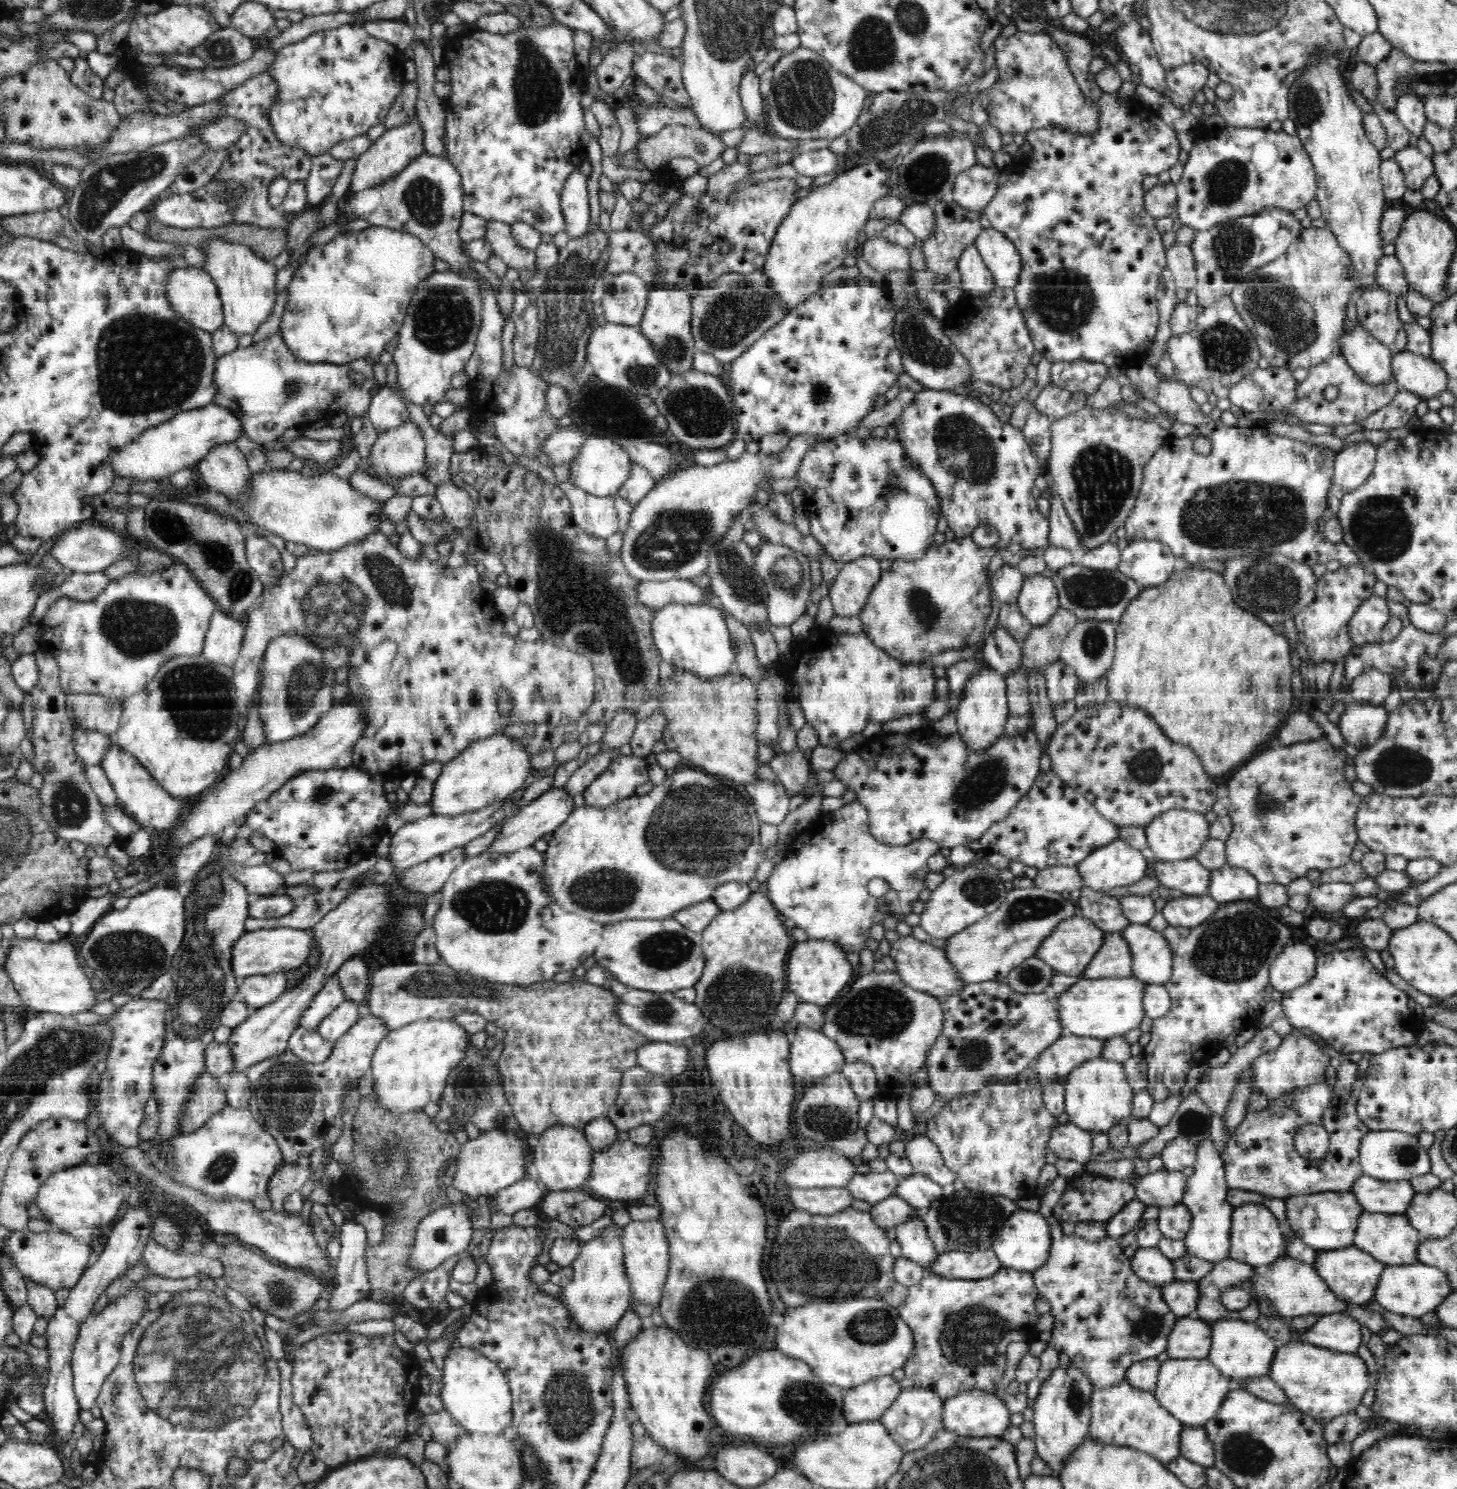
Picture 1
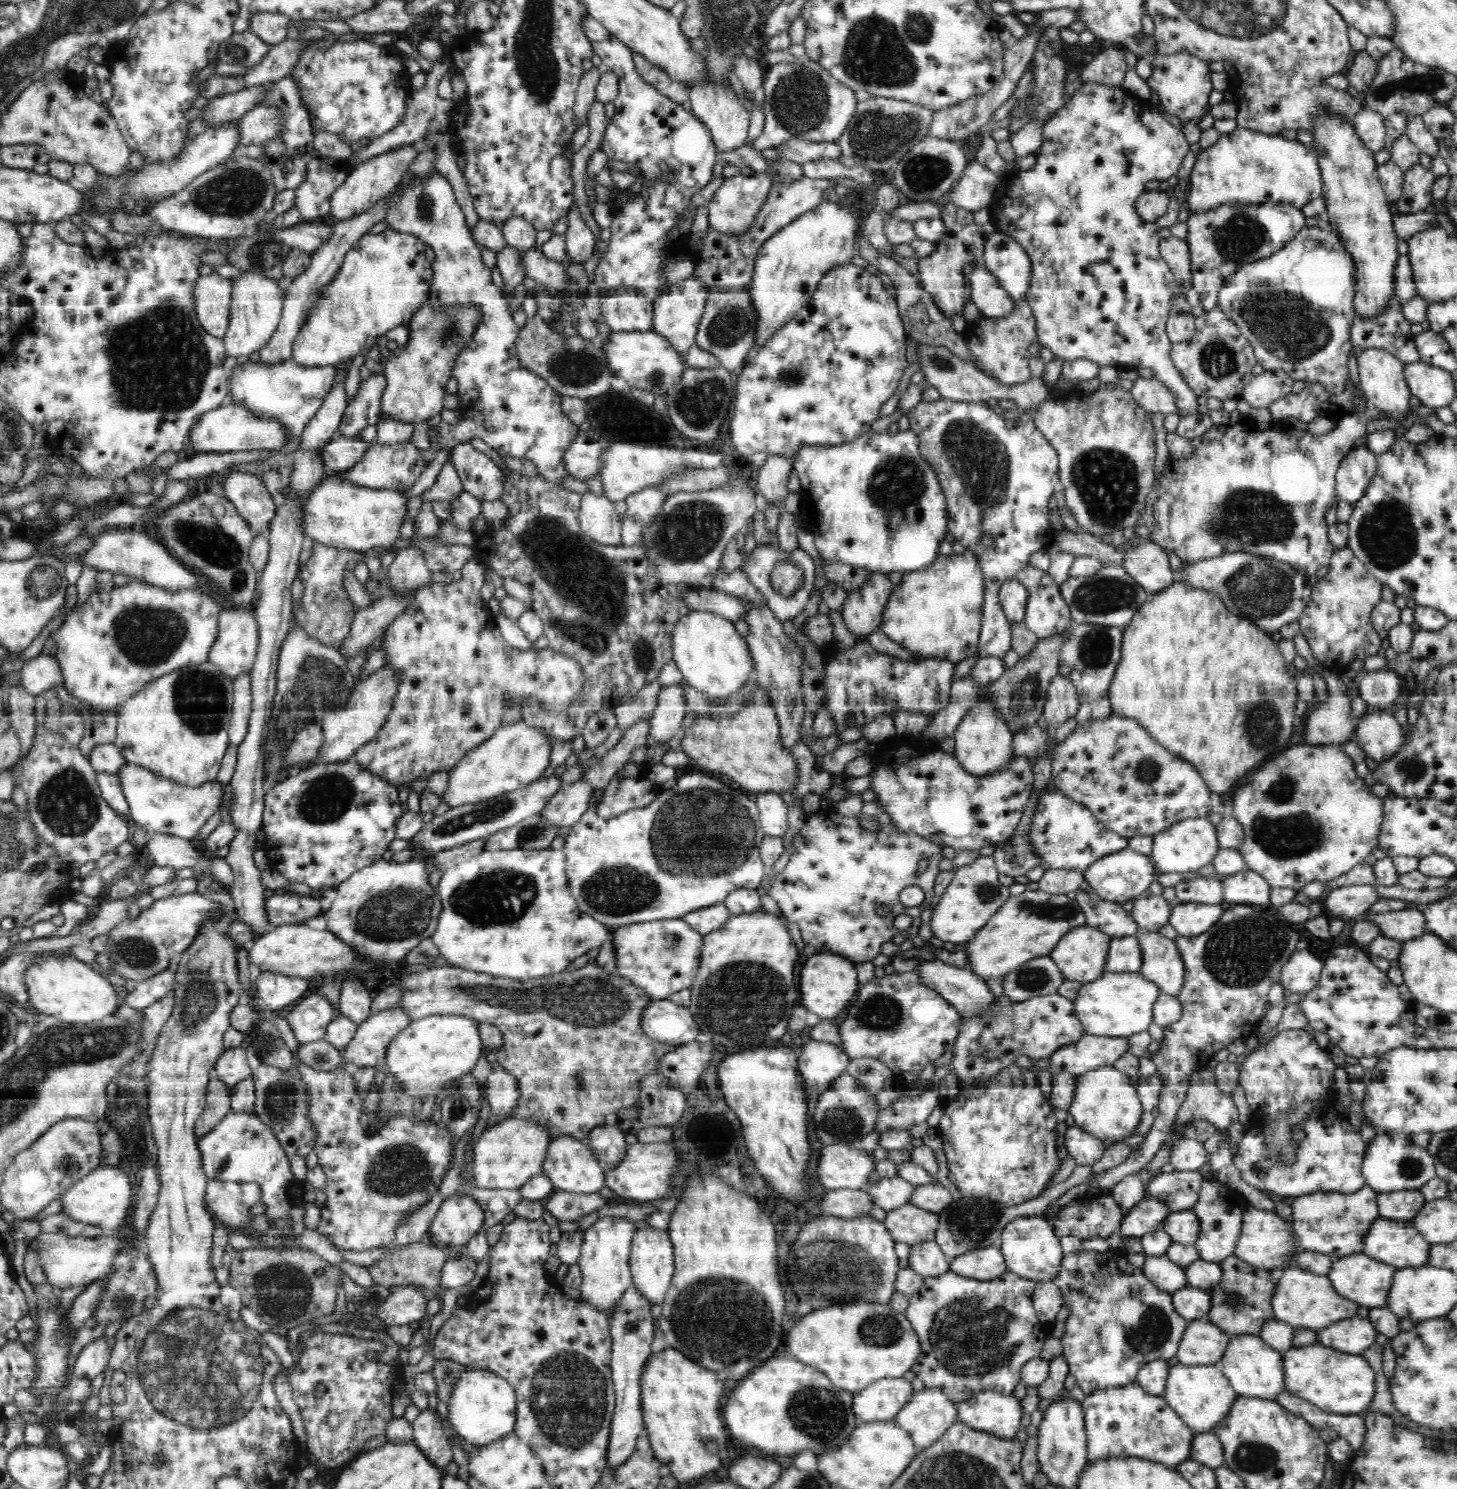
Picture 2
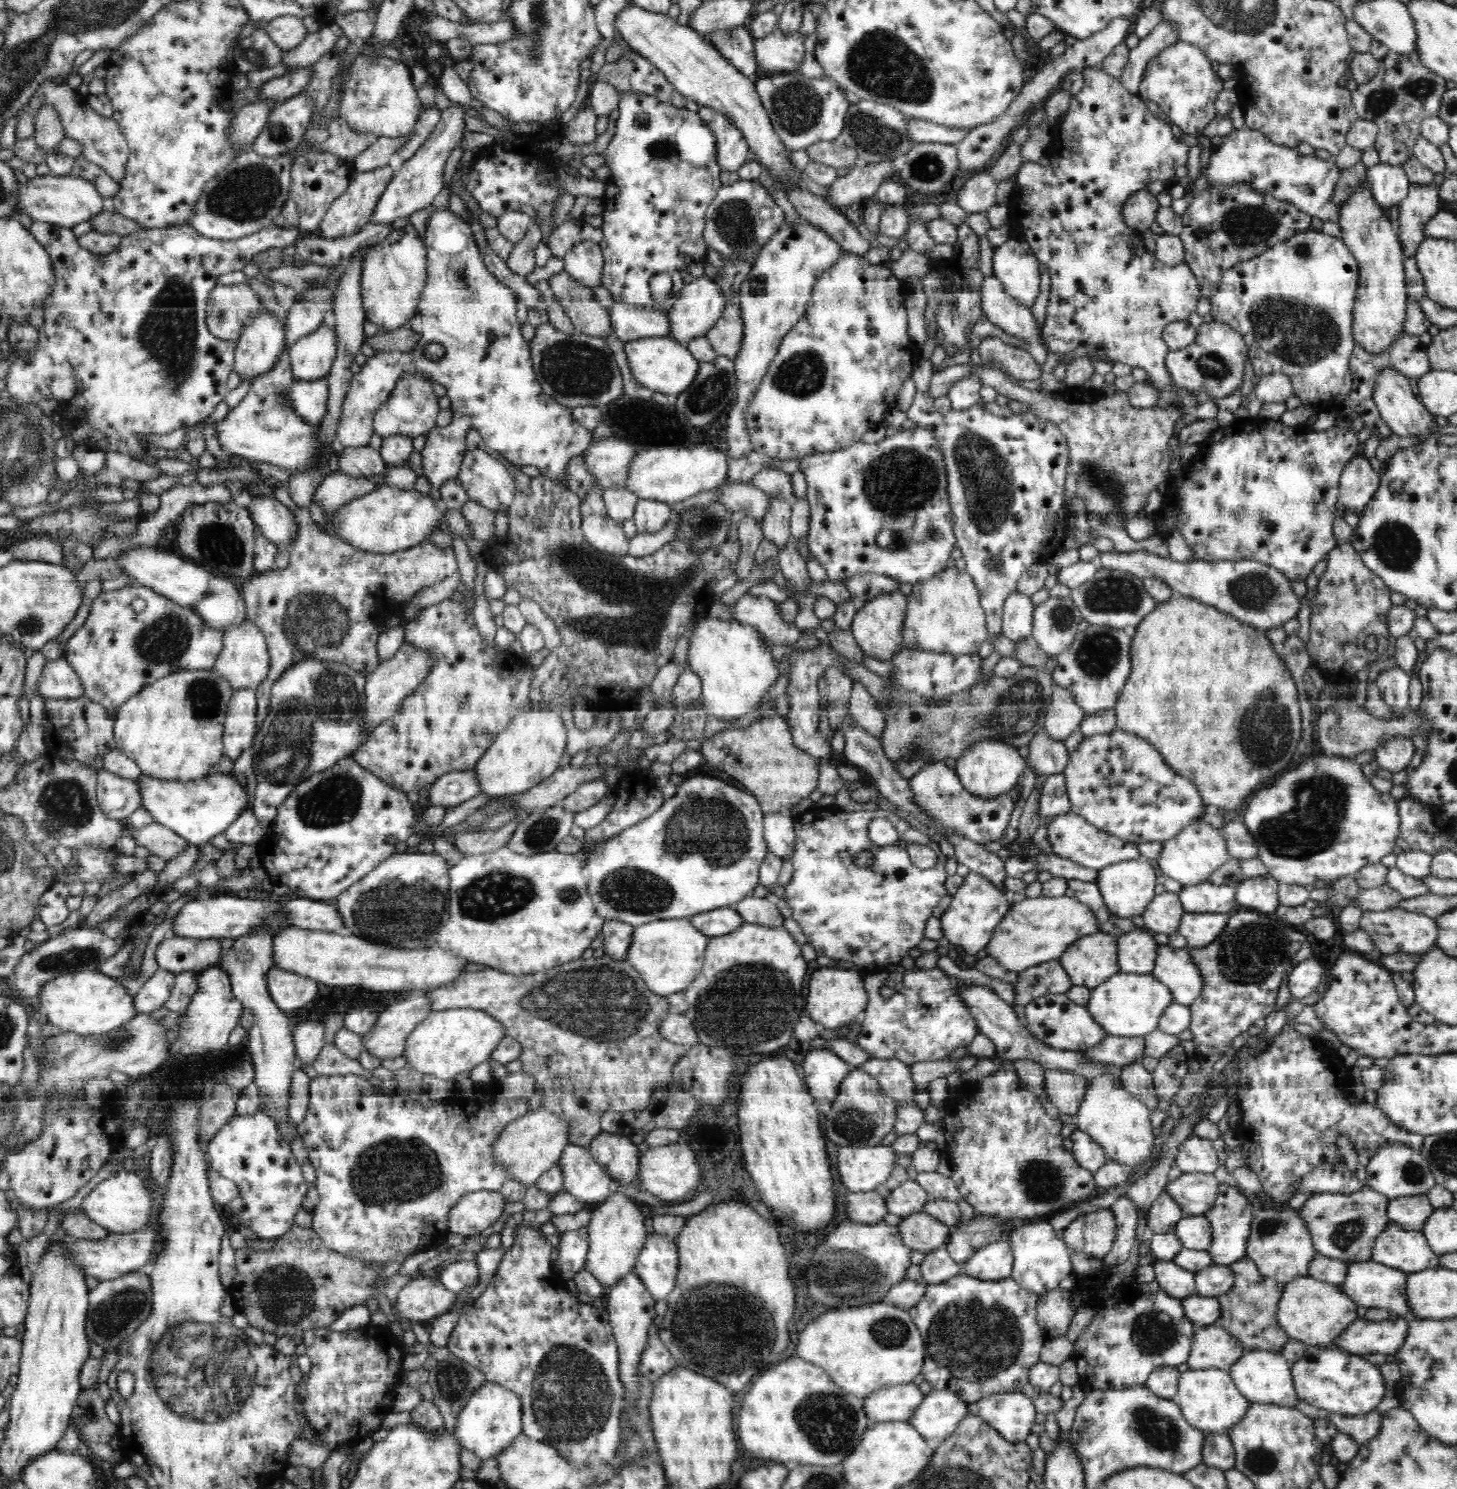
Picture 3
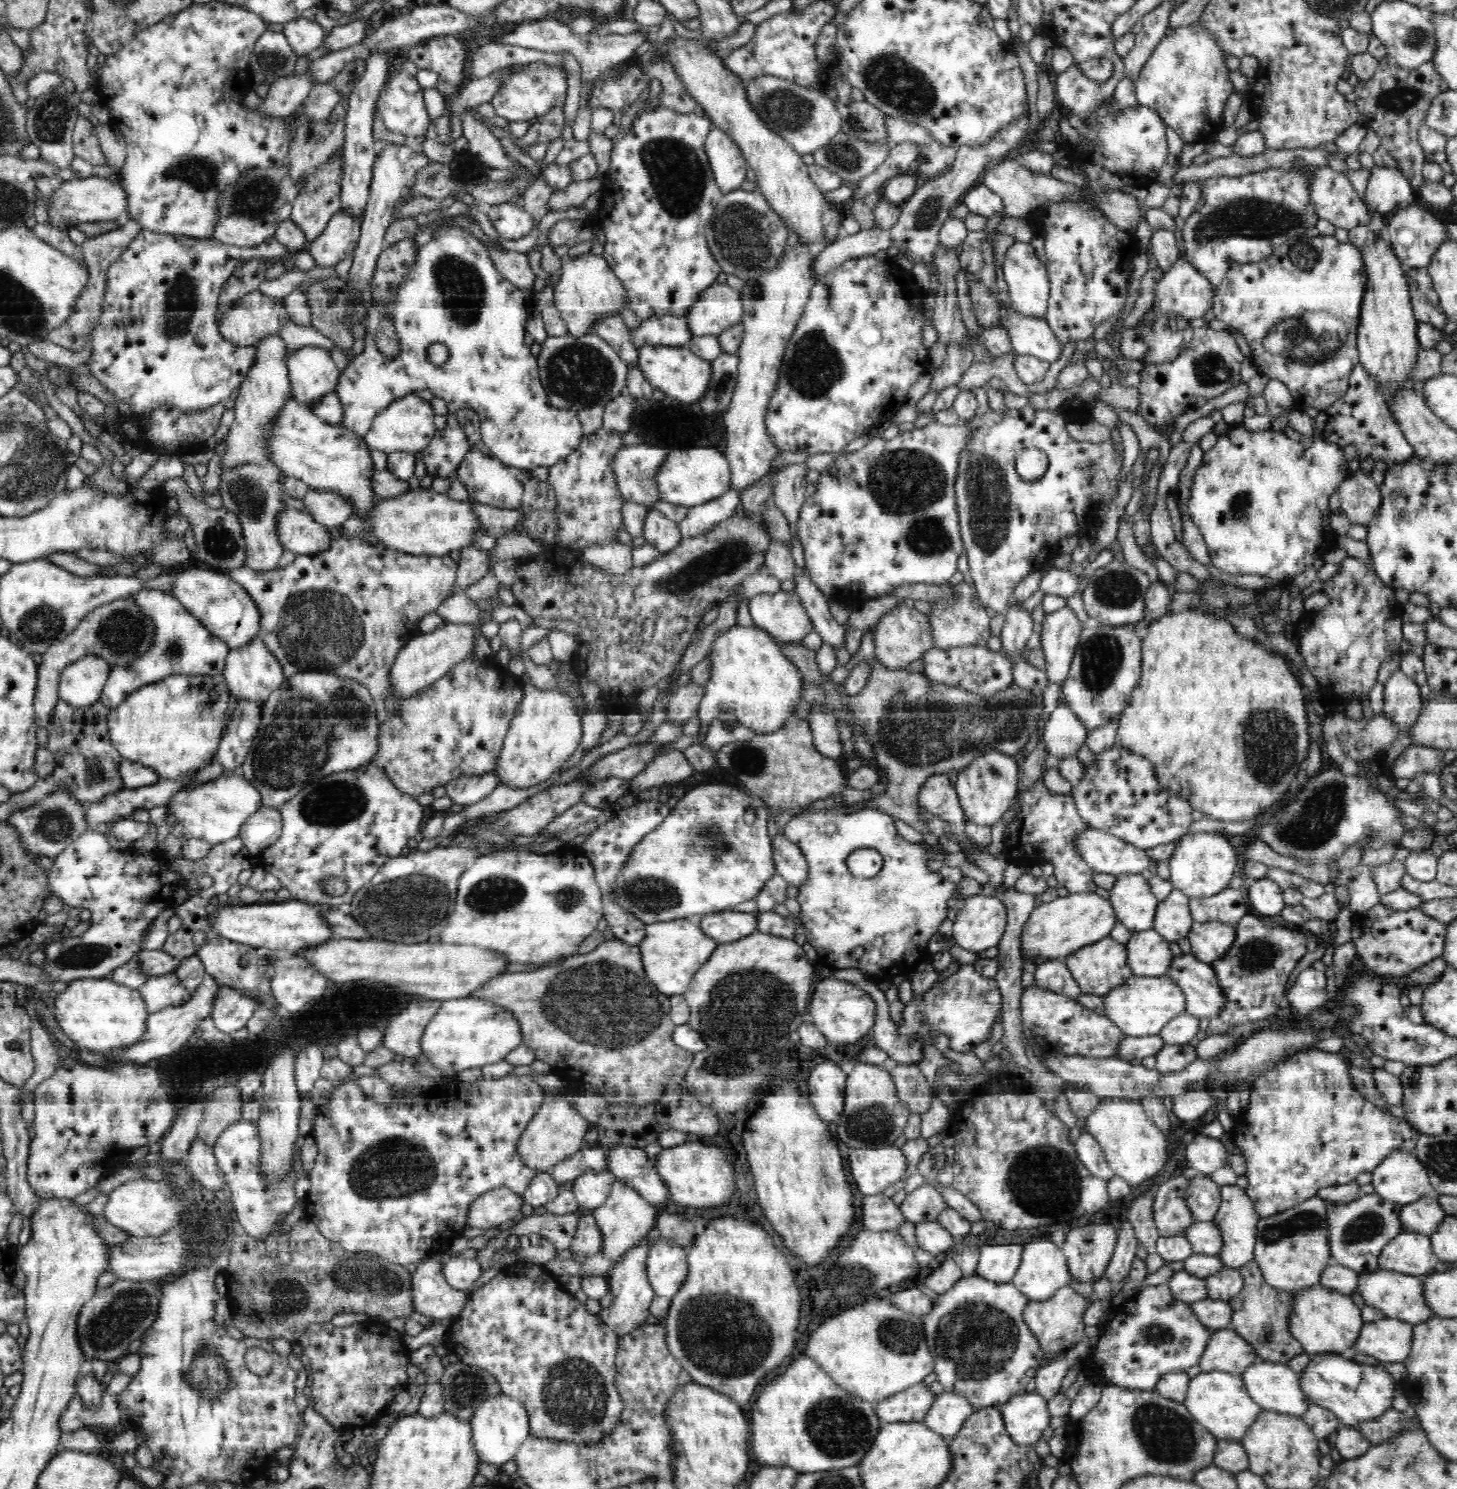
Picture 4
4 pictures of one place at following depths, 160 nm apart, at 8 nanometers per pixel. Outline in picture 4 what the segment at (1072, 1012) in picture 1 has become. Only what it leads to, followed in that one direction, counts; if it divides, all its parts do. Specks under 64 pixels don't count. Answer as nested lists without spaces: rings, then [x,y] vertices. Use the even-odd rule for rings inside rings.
[[[1165,974],[1162,976],[1132,975],[1124,980],[1124,985],[1114,988],[1103,997],[1102,1014],[1106,1015],[1124,1034],[1128,1036],[1158,1035],[1160,1031],[1176,1016],[1182,1014],[1187,1000],[1180,986],[1170,980]]]

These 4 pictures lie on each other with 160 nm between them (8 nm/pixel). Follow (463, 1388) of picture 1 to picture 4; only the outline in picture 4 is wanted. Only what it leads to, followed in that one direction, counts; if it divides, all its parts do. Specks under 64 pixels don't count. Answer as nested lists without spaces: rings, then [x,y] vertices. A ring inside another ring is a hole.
[[[497,1394],[477,1405],[474,1414],[468,1419],[471,1423],[472,1442],[481,1461],[500,1468],[515,1459],[516,1451],[524,1440],[530,1438],[529,1416],[524,1405],[505,1394]]]

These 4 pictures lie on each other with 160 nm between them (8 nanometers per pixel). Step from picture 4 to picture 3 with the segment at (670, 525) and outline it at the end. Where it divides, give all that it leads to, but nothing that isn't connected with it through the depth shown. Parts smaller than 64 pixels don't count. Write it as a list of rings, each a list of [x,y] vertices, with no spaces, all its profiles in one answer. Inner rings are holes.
[[[638,499],[633,519],[638,533],[659,531],[674,514],[669,504],[660,500]]]

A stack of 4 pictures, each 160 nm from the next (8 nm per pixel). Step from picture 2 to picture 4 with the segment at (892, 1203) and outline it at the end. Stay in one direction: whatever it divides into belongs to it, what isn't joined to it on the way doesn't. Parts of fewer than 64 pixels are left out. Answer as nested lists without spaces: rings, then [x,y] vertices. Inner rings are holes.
[[[923,1184],[907,1194],[906,1200],[899,1208],[906,1221],[918,1224],[918,1222],[936,1222],[938,1214],[948,1208],[948,1204],[932,1184]]]

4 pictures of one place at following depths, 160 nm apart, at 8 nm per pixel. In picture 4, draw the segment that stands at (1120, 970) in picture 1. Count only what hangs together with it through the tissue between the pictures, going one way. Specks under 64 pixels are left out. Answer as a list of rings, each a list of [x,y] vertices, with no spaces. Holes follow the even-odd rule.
[[[1154,928],[1147,931],[1132,932],[1126,942],[1127,965],[1134,975],[1162,976],[1171,967],[1174,956],[1166,940]]]

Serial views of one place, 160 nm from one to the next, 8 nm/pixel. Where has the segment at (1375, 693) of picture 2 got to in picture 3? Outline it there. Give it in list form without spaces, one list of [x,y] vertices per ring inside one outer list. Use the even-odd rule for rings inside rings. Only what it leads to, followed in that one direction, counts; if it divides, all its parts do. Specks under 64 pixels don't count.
[[[1397,666],[1381,672],[1374,681],[1386,705],[1396,713],[1404,712],[1410,706],[1410,676],[1410,672]]]

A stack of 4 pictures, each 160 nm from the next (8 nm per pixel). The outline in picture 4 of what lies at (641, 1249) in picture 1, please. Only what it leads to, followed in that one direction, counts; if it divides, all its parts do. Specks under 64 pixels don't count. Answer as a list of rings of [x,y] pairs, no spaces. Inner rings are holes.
[[[655,1240],[648,1252],[647,1275],[658,1296],[673,1297],[688,1274],[687,1248]]]

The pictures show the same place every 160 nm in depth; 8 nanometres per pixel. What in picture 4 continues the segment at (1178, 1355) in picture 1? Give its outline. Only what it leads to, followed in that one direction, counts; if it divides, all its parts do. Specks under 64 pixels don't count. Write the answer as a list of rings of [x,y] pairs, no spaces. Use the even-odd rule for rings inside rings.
[[[1230,1328],[1216,1330],[1197,1364],[1202,1371],[1226,1371],[1242,1374],[1246,1368],[1257,1364],[1259,1357],[1247,1340]]]

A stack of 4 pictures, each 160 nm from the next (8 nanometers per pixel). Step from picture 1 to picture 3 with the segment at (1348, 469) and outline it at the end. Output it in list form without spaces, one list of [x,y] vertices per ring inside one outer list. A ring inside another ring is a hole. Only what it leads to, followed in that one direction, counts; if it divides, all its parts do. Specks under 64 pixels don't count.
[[[1363,453],[1354,456],[1339,478],[1339,502],[1344,505],[1344,509],[1360,514],[1372,502],[1372,496],[1379,490],[1380,481],[1380,473],[1371,467]]]

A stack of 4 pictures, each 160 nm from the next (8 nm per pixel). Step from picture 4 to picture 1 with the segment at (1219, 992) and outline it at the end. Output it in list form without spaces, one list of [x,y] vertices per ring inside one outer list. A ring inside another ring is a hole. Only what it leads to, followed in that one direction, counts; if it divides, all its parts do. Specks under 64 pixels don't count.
[[[1132,924],[1121,930],[1124,940],[1131,948],[1132,964],[1131,974],[1146,984],[1166,985],[1171,982],[1172,957],[1171,945],[1161,932],[1148,927],[1148,924]]]

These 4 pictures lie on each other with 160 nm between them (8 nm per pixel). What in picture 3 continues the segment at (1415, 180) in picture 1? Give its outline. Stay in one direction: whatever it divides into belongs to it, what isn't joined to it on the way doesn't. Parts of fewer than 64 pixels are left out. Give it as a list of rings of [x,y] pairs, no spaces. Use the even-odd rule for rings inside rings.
[[[1410,183],[1408,194],[1398,205],[1399,238],[1407,257],[1415,257],[1427,238],[1427,224],[1439,211],[1439,187]]]

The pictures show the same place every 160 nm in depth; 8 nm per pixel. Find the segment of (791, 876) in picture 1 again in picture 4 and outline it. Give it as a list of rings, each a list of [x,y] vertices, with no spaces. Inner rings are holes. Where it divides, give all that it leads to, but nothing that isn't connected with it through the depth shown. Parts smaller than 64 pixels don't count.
[[[811,807],[798,808],[794,810],[794,816],[790,821],[785,824],[782,834],[786,840],[795,844],[797,848],[800,848],[808,865],[808,876],[799,886],[798,895],[795,899],[798,901],[798,904],[800,904],[800,914],[798,914],[798,917],[801,918],[803,928],[805,928],[806,941],[815,948],[820,958],[819,960],[822,963],[825,963],[829,967],[835,967],[836,969],[856,969],[864,973],[871,981],[885,984],[894,976],[908,976],[910,972],[916,972],[916,970],[918,970],[918,964],[922,964],[922,962],[929,961],[932,958],[933,954],[928,951],[928,942],[930,937],[937,932],[942,921],[947,918],[946,915],[948,914],[949,907],[946,902],[948,902],[950,898],[957,898],[957,884],[945,880],[940,871],[933,872],[928,868],[928,862],[936,857],[931,847],[927,848],[927,846],[923,844],[907,842],[896,830],[892,815],[882,812],[877,808],[860,808],[857,809],[856,812],[827,809],[817,809],[816,812],[814,812]],[[858,848],[874,848],[884,857],[883,866],[876,876],[872,878],[862,878],[854,876],[849,871],[846,858],[848,858],[854,850],[858,850]],[[858,946],[862,946],[866,954],[864,954],[861,959],[853,959],[849,955],[850,951],[854,950],[854,948],[858,948]]]

